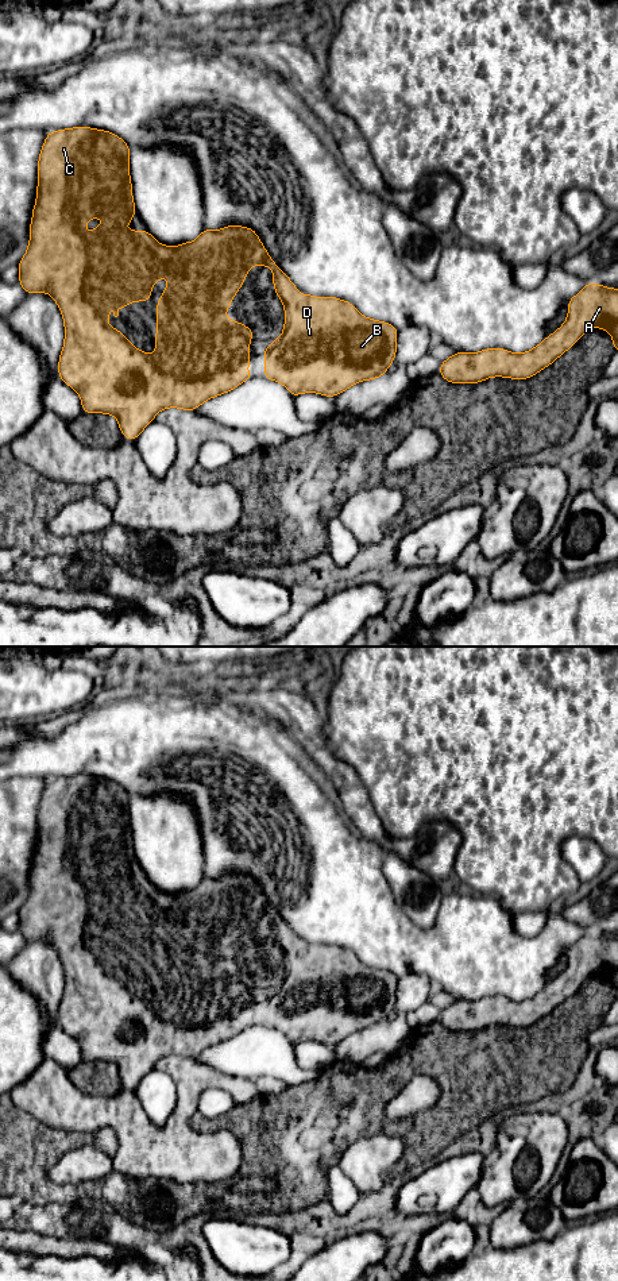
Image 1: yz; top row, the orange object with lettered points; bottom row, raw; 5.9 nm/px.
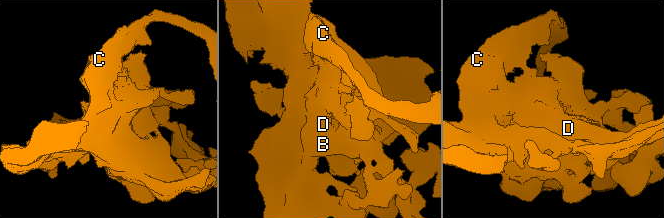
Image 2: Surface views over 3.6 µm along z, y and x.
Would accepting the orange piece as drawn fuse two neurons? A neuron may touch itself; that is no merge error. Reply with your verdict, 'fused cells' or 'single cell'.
single cell

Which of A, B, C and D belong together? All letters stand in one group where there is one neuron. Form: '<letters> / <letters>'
A B C D

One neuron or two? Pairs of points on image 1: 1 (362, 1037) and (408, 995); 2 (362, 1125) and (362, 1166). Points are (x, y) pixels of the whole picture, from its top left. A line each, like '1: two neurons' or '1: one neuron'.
1: one neuron
2: two neurons

